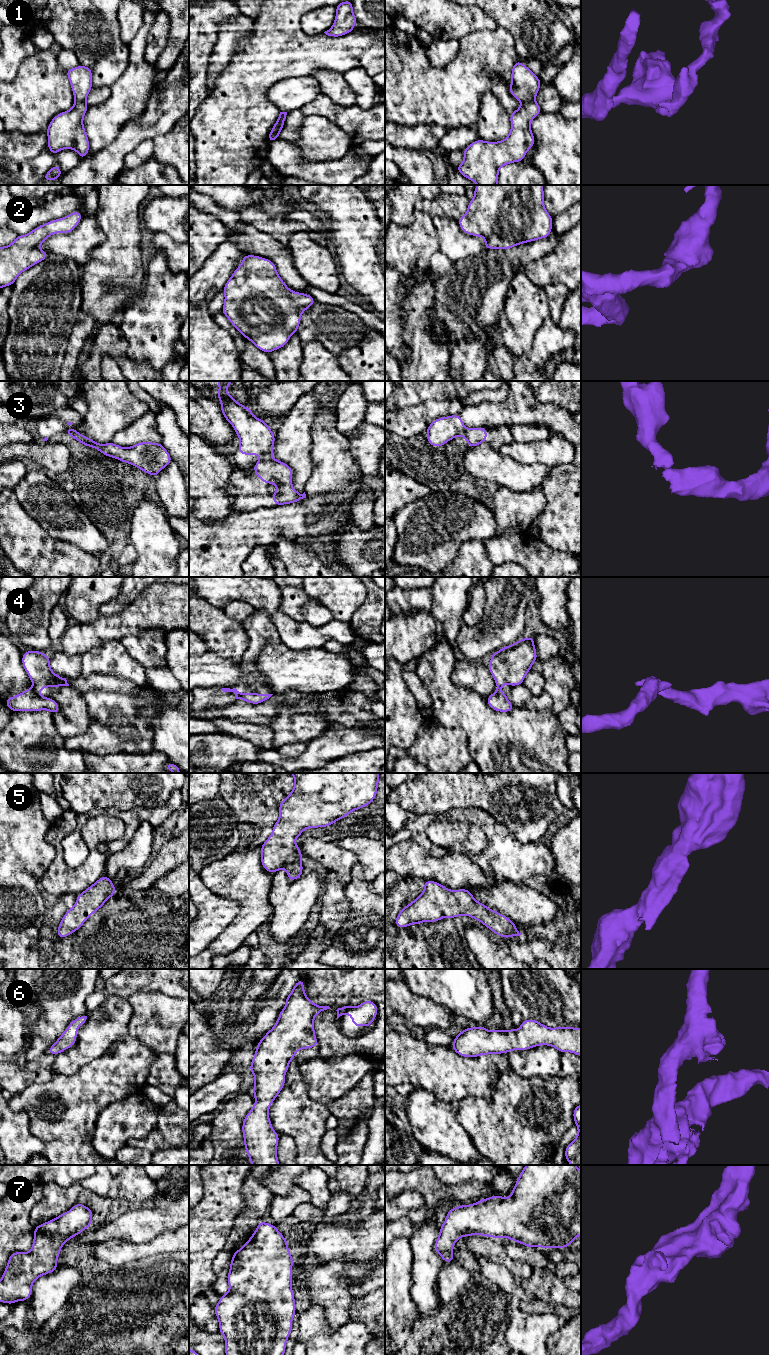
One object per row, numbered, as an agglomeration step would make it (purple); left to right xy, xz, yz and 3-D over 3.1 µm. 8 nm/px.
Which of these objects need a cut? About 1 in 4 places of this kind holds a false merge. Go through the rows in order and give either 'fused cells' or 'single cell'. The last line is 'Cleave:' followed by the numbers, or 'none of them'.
1: fused cells
2: single cell
3: fused cells
4: fused cells
5: single cell
6: single cell
7: single cell
Cleave: 1, 3, 4

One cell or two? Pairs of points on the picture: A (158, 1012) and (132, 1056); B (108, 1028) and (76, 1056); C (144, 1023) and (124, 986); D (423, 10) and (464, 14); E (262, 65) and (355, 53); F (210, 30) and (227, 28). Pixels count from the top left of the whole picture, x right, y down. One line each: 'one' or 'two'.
A: two
B: one
C: two
D: one
E: one
F: two

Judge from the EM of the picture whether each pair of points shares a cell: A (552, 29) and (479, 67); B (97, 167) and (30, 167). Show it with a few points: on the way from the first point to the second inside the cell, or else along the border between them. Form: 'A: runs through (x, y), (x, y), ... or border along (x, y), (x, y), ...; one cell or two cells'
A: border along (498, 26), (505, 29), (511, 35), (514, 42); two cells
B: border along (81, 159), (63, 174); two cells

